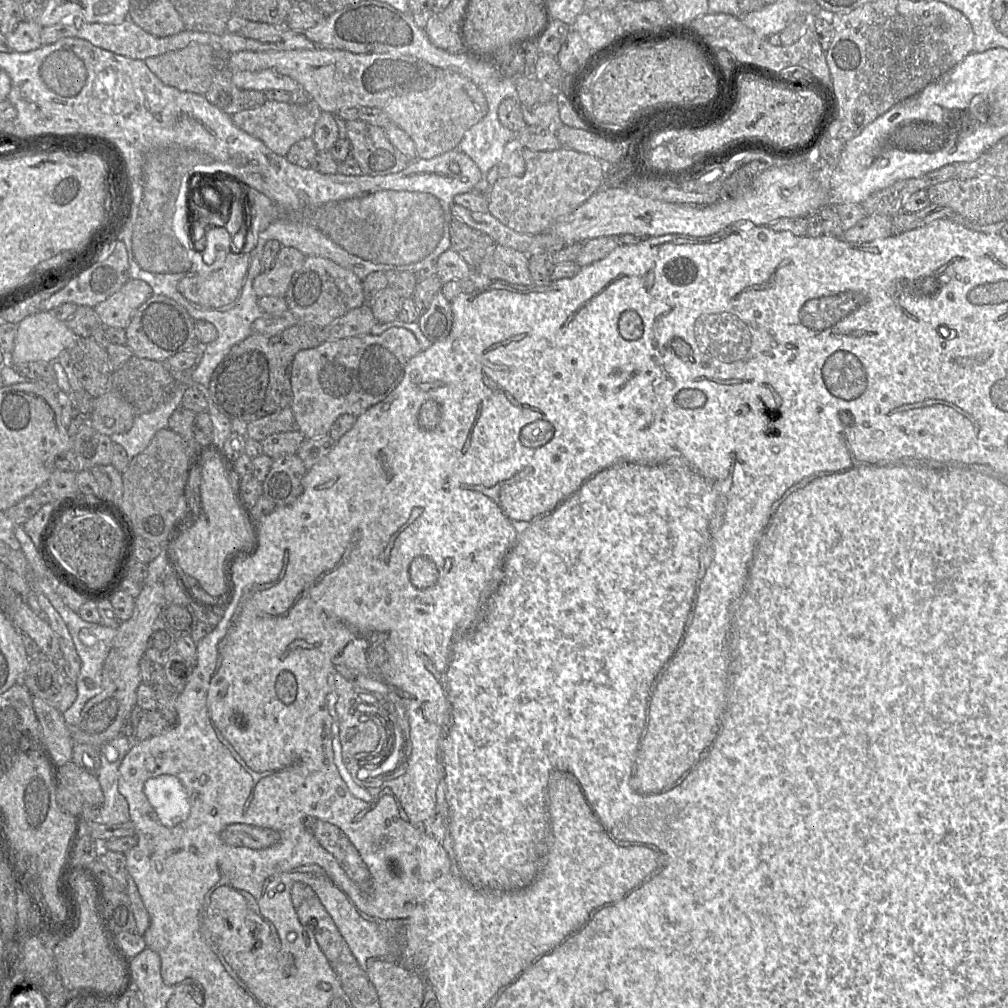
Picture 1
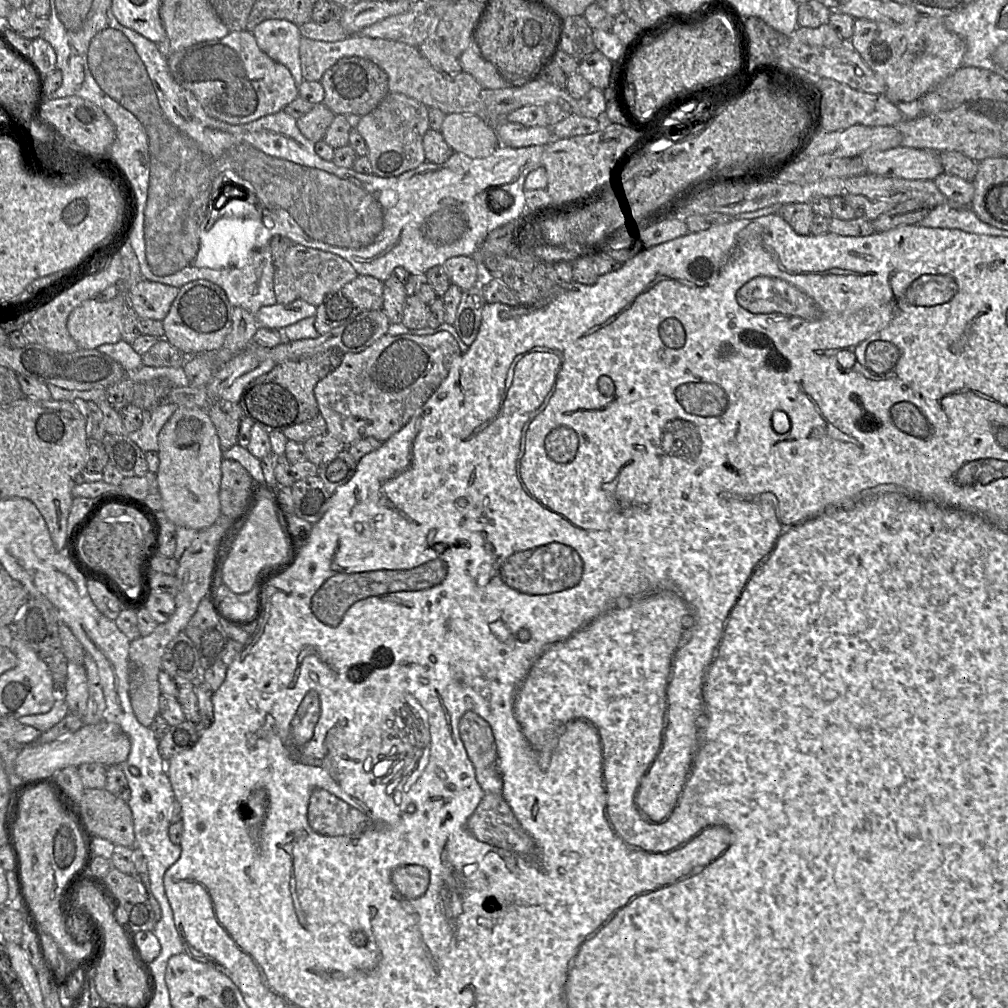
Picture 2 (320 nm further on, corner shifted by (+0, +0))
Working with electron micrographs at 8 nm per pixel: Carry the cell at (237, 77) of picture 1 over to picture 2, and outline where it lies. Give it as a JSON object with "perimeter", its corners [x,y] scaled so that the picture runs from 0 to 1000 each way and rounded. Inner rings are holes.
{"perimeter":[[[245,30],[170,53],[166,63],[175,82],[188,90],[208,116],[229,124],[278,111],[296,96],[296,86],[286,67],[262,53]]]}

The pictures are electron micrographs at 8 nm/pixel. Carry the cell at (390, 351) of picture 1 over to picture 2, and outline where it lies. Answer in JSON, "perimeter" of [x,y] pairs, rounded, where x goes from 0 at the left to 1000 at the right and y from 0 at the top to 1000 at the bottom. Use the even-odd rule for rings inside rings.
{"perimeter":[[[442,328],[420,333],[382,331],[358,349],[342,350],[338,361],[312,385],[316,411],[324,421],[324,431],[342,441],[362,434],[372,434],[378,438],[385,437],[420,404],[443,374],[450,357],[458,351],[451,335]]]}

